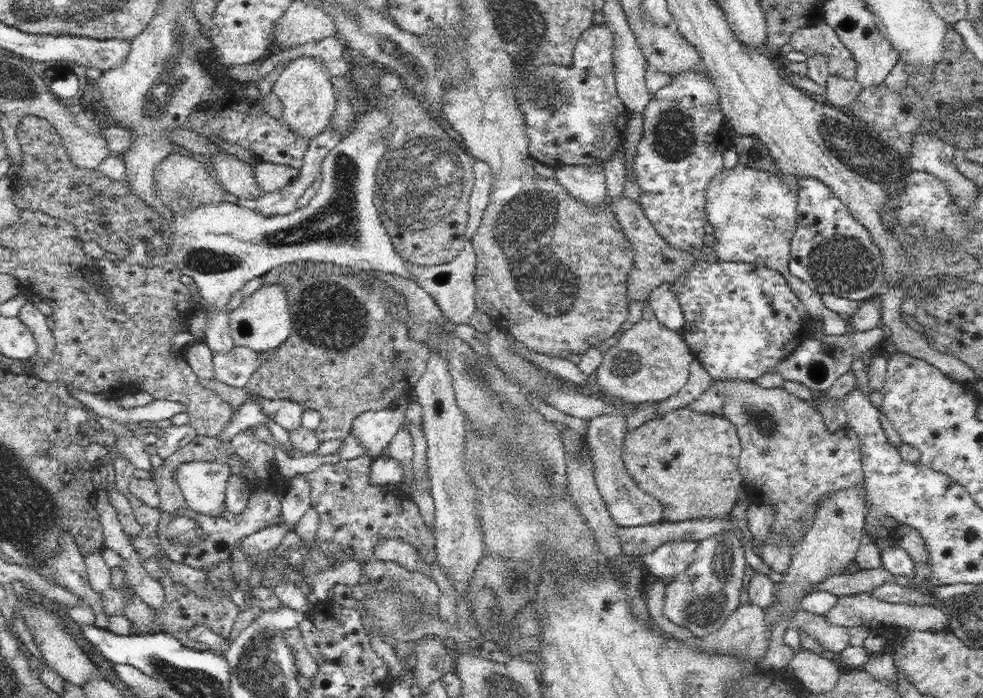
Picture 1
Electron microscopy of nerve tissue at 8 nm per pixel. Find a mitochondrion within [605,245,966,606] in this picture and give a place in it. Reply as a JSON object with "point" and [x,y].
{"point":[761,422]}

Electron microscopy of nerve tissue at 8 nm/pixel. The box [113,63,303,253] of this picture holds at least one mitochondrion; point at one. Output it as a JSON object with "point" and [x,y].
{"point":[156,105]}

